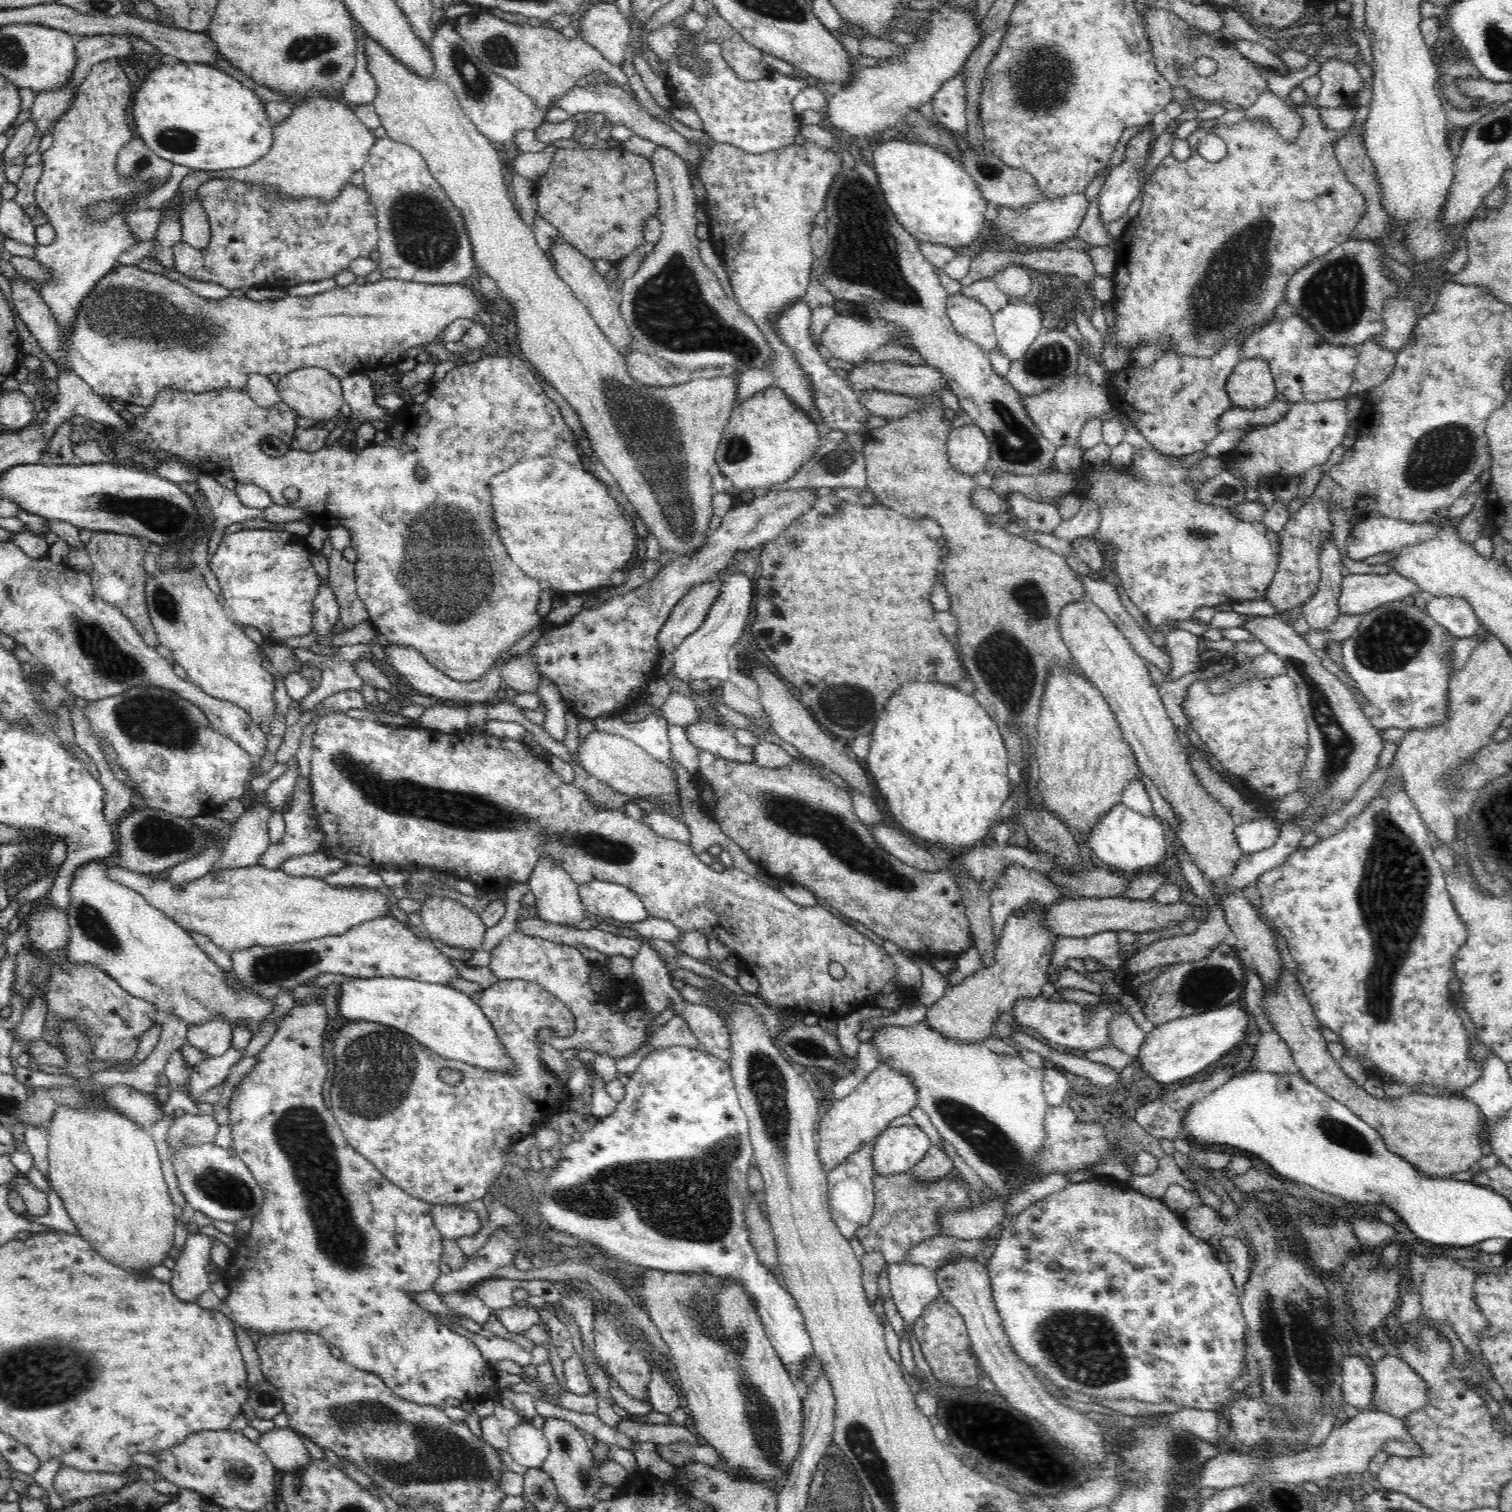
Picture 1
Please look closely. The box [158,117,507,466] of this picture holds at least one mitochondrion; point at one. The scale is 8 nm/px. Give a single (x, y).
(424, 236)

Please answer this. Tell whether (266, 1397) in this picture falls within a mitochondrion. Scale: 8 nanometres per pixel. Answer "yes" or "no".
yes

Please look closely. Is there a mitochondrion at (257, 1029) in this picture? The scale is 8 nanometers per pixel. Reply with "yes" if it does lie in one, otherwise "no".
no

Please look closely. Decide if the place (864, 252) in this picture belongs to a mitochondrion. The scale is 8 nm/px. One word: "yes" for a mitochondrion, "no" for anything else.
yes

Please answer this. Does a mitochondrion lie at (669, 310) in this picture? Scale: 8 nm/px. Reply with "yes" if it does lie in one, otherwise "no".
yes

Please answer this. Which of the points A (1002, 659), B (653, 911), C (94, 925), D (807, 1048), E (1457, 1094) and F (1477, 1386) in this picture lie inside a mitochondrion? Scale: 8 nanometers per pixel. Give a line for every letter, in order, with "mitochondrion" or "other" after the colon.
A: mitochondrion
B: other
C: mitochondrion
D: mitochondrion
E: other
F: other

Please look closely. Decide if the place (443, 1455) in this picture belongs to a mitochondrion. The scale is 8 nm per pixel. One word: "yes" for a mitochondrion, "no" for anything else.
yes

